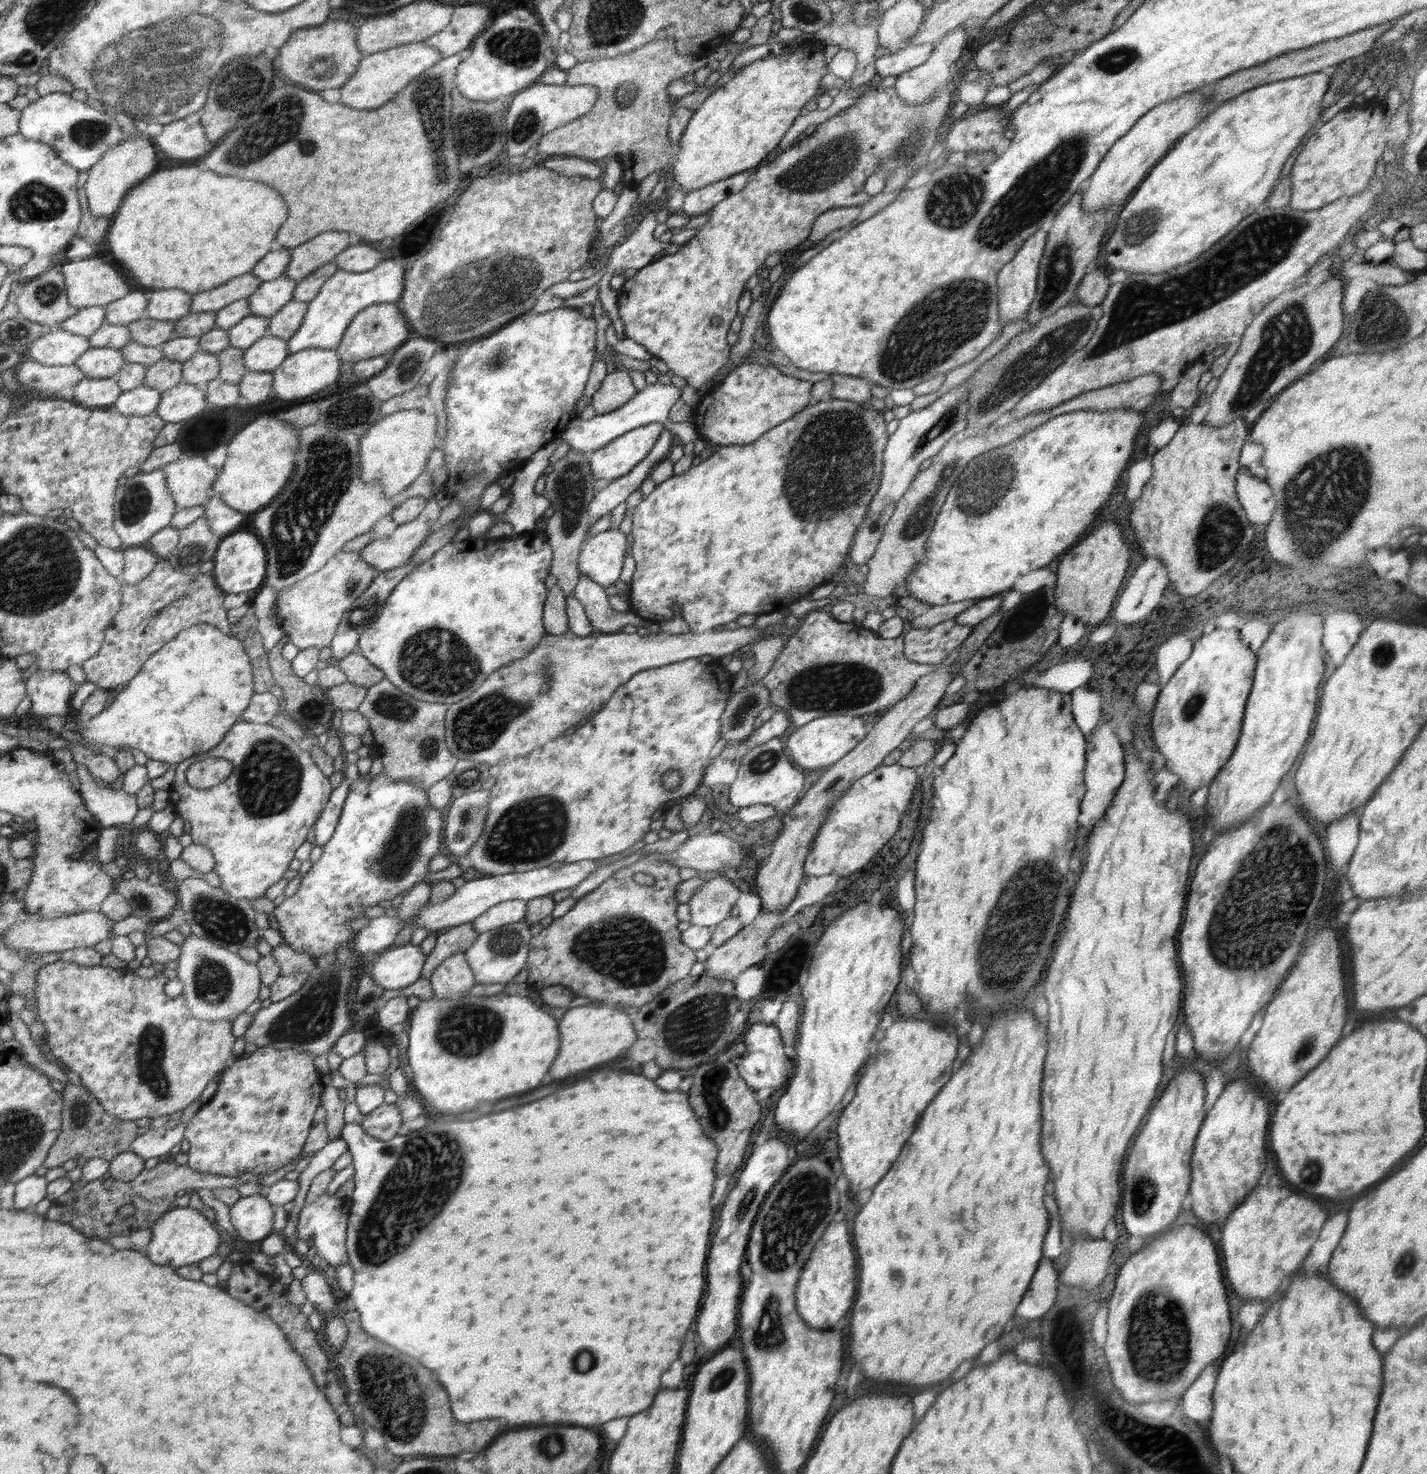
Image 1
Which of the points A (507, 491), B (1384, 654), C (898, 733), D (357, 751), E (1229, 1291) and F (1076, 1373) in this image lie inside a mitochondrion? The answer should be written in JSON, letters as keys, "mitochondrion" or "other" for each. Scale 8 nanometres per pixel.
{"A":"other","B":"mitochondrion","C":"other","D":"other","E":"other","F":"other"}

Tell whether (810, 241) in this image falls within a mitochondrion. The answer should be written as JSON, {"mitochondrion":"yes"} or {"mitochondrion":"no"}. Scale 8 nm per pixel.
{"mitochondrion":"no"}

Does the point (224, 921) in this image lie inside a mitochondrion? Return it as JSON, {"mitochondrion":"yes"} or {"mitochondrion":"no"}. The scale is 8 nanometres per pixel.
{"mitochondrion":"yes"}

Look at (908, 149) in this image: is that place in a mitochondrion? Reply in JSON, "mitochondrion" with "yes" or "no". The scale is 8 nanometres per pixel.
{"mitochondrion":"yes"}

